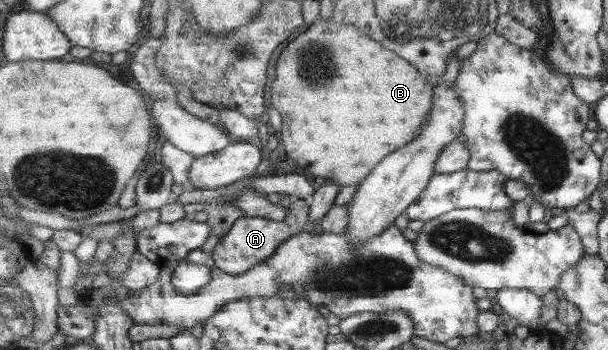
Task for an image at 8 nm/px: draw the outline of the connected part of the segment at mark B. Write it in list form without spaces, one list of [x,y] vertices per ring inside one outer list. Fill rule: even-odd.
[[[322,20],[320,24],[313,25],[305,35],[299,35],[291,43],[285,46],[277,58],[275,69],[278,69],[276,82],[271,85],[271,107],[276,109],[284,118],[284,128],[280,134],[282,146],[287,156],[290,156],[297,163],[297,169],[306,173],[311,178],[320,177],[326,181],[336,181],[341,186],[354,186],[366,181],[366,178],[386,159],[386,154],[392,154],[405,144],[413,142],[421,128],[425,126],[426,119],[429,119],[430,111],[434,110],[433,96],[434,88],[428,84],[428,79],[424,77],[419,68],[413,62],[404,60],[397,53],[385,48],[373,38],[368,38],[364,33],[360,33],[354,24],[341,23],[337,21],[328,22]]]

